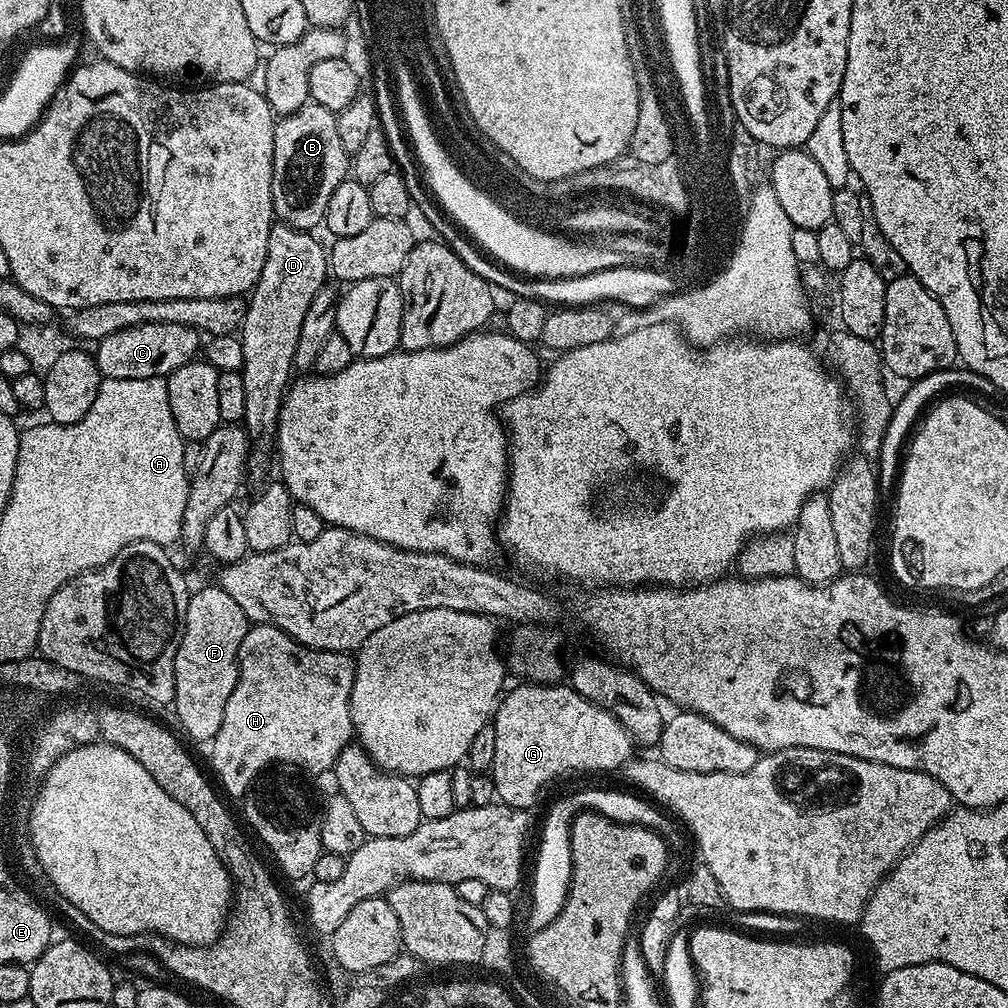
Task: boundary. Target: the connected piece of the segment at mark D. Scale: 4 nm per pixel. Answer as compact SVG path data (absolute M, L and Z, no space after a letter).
M283 222L273 223L270 230L270 242L266 246L266 266L262 266L262 274L256 287L247 297L244 323L238 329L244 365L242 375L246 386L246 414L242 427L248 433L248 475L247 479L263 485L269 479L268 463L274 460L276 442L276 423L280 421L280 407L284 404L284 394L290 387L294 376L292 363L294 350L298 350L298 336L302 334L302 320L306 318L306 310L310 310L310 302L314 302L314 294L326 287L330 269L328 252L315 240L311 231L295 228Z

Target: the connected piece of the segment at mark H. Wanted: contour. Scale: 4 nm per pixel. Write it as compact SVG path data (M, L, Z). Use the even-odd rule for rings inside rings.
M271 622L252 624L246 638L242 638L240 673L234 694L230 694L230 702L226 702L226 714L222 714L218 734L210 742L212 768L218 784L220 779L219 787L236 798L243 797L265 769L288 766L284 764L293 764L304 772L331 773L338 762L338 754L342 754L354 736L350 694L355 681L356 662L349 653L307 648Z

